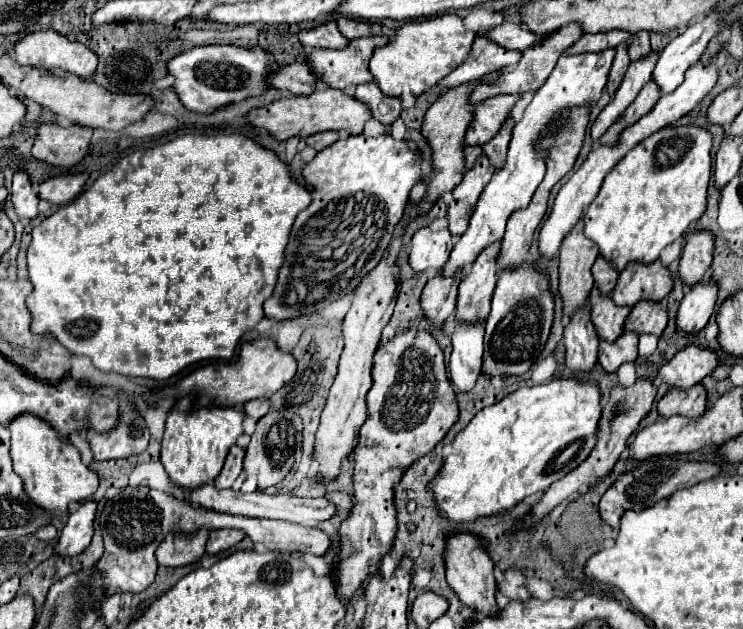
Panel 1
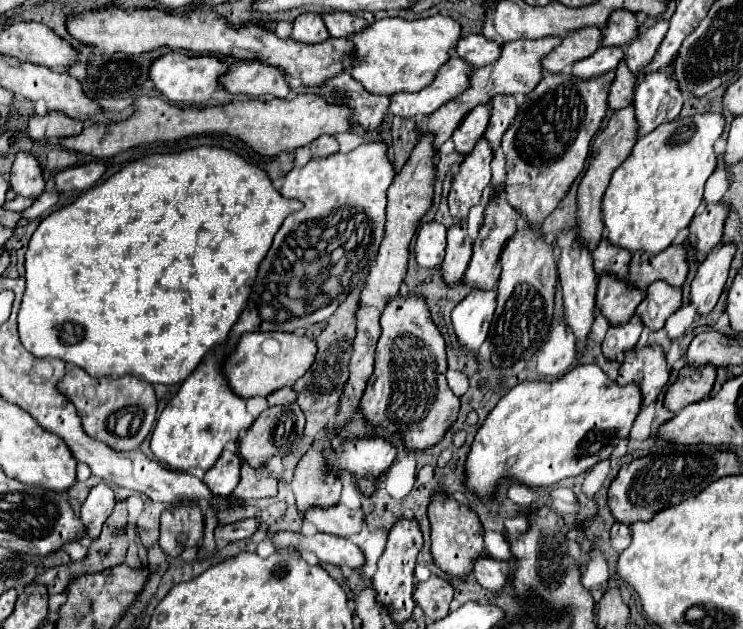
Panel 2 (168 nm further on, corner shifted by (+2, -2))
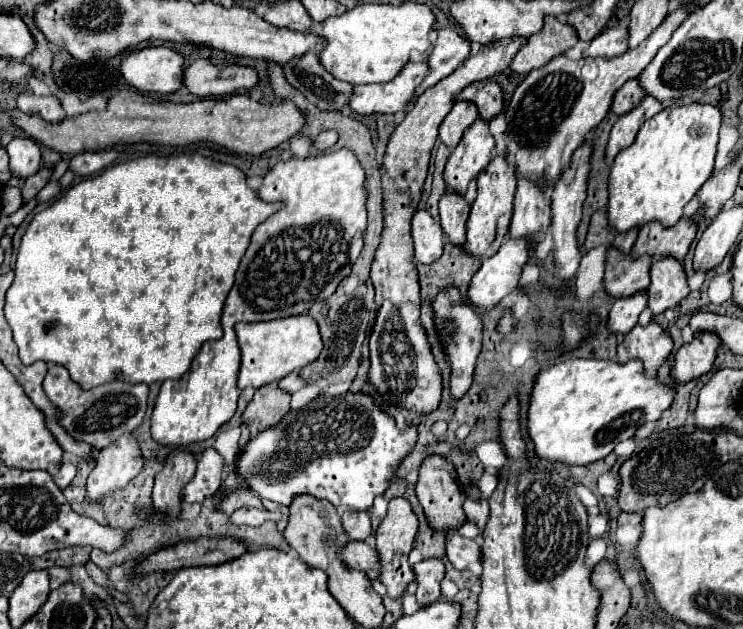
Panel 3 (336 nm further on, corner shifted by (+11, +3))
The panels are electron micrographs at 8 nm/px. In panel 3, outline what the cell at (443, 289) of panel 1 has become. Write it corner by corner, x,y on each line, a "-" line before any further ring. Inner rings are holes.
445,189
443,197
439,199
439,213
441,213
441,227
447,235
447,239
453,245
463,245
465,243
465,223
469,217
471,205
465,201
463,195
453,193

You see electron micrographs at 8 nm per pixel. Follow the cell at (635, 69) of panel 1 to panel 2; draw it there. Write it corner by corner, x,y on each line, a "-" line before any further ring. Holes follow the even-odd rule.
660,20
658,24
654,24
652,28
640,32
638,40
634,40
628,48
626,48
626,64
630,68
630,72
640,80
646,74
646,66
650,64
650,58
654,58
662,38
668,32
668,22

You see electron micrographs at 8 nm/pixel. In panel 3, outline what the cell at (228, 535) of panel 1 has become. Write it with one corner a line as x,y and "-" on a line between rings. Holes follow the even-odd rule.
241,507
231,515
231,521
235,525
261,525
265,521
279,521
281,513
269,513
269,511
259,511
259,509
248,509

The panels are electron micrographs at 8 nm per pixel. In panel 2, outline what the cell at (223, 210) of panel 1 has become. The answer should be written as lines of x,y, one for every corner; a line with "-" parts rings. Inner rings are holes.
198,146
172,154
150,154
140,160
128,162
122,170
118,170
102,184
82,192
72,204
62,206
46,216
32,234
26,252
26,292
18,312
20,340
34,356
72,362
76,366
82,366
90,376
120,378
132,374
150,384
184,382
208,352
228,340
232,326
248,304
250,286
258,276
258,266
262,264
262,258
266,258
266,250
270,250
272,246
274,234
280,230
286,216
300,208
302,204
298,200
282,198
282,194
272,186
272,180
260,166
222,146

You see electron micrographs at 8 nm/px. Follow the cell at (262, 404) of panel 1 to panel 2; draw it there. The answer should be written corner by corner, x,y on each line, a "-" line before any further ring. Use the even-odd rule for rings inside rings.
286,386
286,388
280,388
280,390
272,392
266,400
268,400
268,406
284,406
284,404
294,402
296,394
294,394
294,390
290,386

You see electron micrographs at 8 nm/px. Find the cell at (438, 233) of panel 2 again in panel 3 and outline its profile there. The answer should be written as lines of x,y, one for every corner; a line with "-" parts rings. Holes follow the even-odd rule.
421,209
413,217
413,243
415,243
415,261
433,263
443,253
443,231
439,221
431,217
429,211

